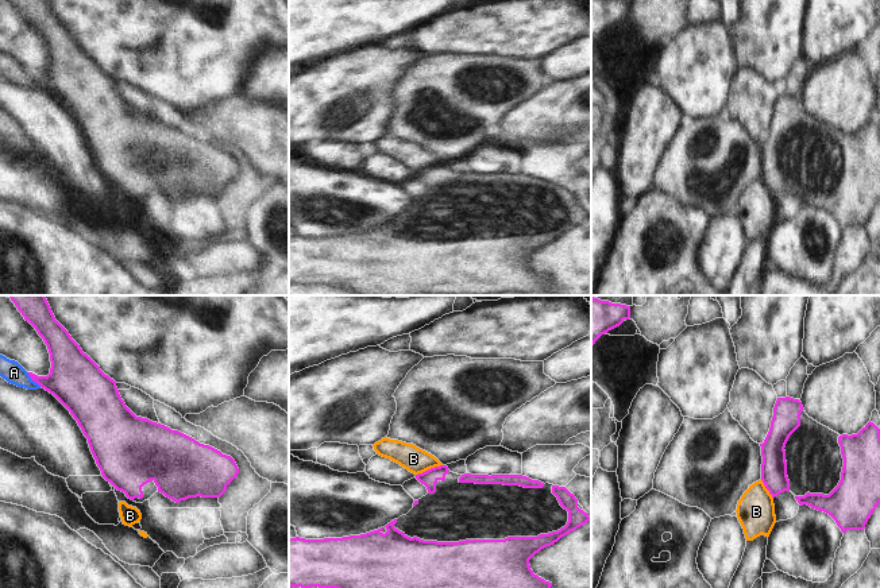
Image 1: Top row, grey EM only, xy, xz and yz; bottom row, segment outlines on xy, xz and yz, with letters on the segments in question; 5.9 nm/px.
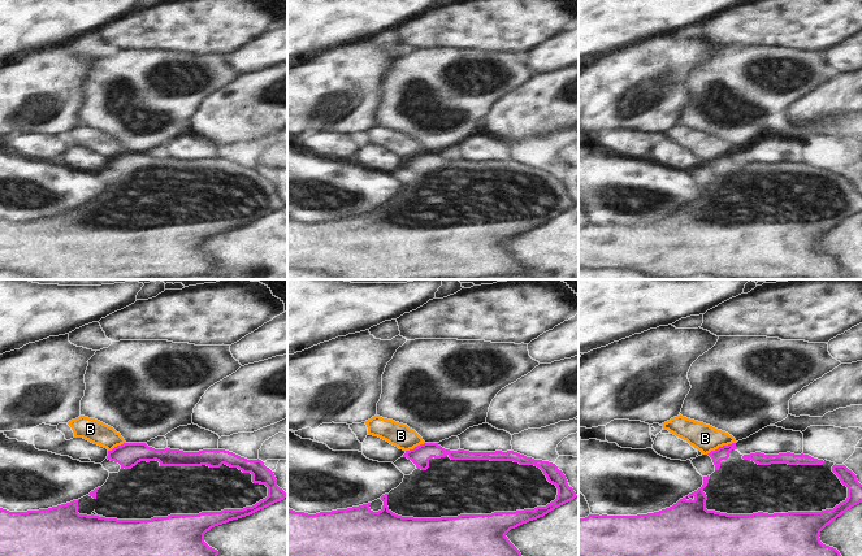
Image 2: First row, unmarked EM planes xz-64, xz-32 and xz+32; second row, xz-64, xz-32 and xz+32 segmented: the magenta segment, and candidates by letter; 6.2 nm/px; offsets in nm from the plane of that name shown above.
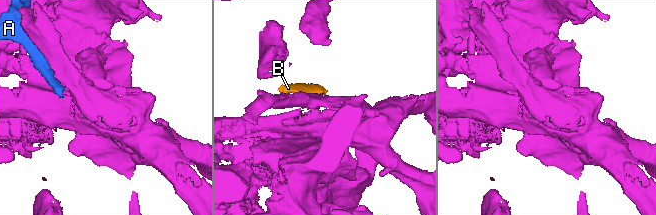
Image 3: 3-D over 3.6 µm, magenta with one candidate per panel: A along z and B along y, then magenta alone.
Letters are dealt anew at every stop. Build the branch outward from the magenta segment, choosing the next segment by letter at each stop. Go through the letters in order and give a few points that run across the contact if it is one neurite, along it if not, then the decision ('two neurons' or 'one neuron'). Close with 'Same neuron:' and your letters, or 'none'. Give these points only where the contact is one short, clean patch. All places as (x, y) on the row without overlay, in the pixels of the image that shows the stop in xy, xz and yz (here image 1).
A: two neurons
B: line xz (442, 162), (416, 173); two neurons
Same neuron: none

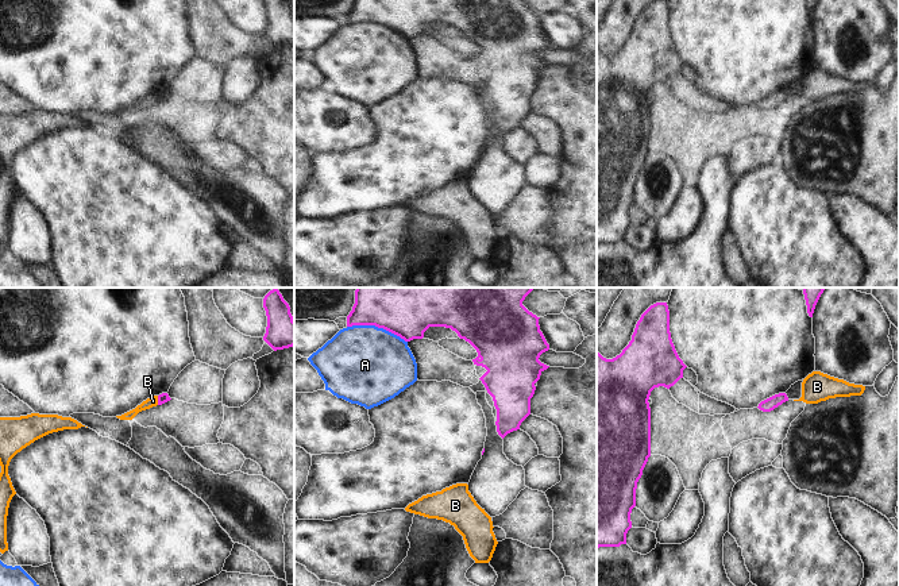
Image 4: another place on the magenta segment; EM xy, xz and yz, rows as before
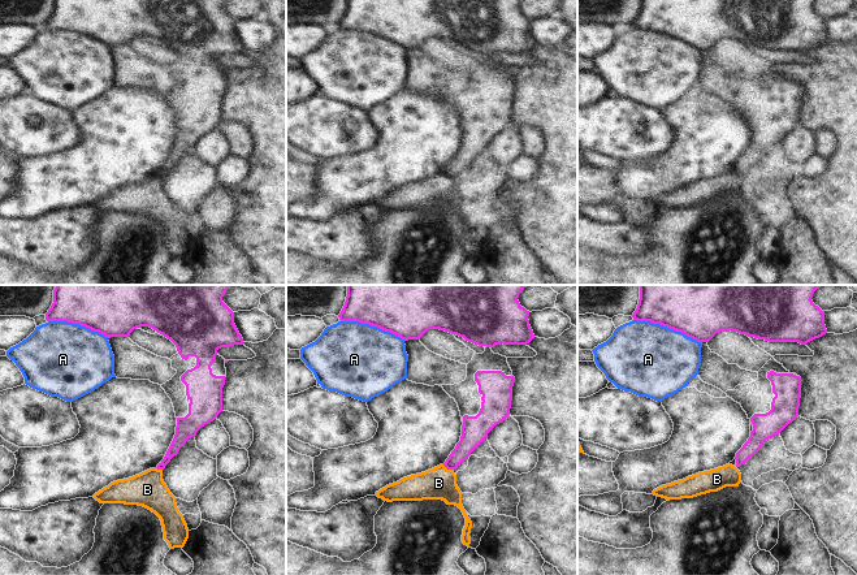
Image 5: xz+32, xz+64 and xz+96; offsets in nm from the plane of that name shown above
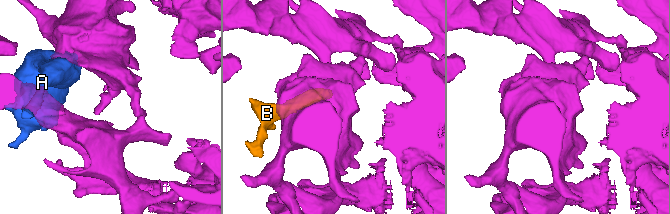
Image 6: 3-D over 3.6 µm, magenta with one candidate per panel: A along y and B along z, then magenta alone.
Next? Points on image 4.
A: two neurons
B: line xy (157, 93), (158, 101); two neurons
Same neuron: none

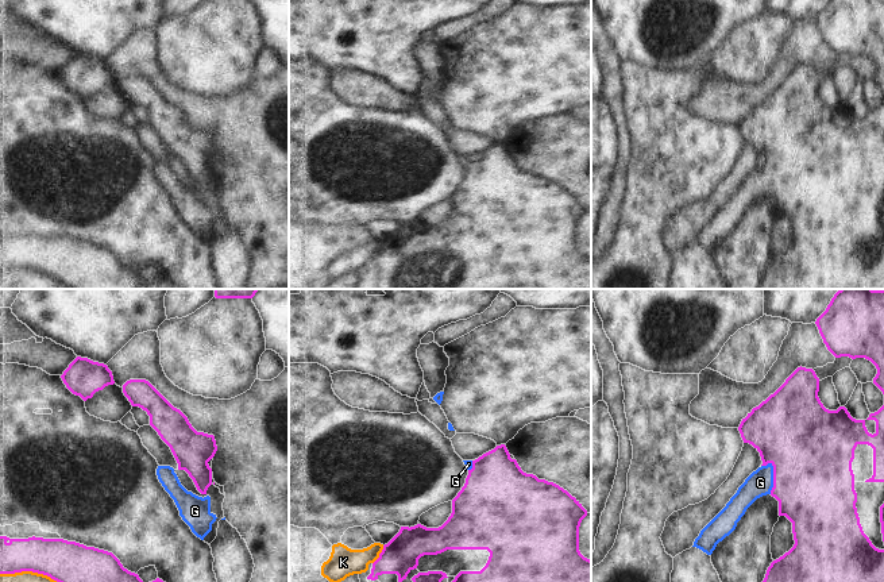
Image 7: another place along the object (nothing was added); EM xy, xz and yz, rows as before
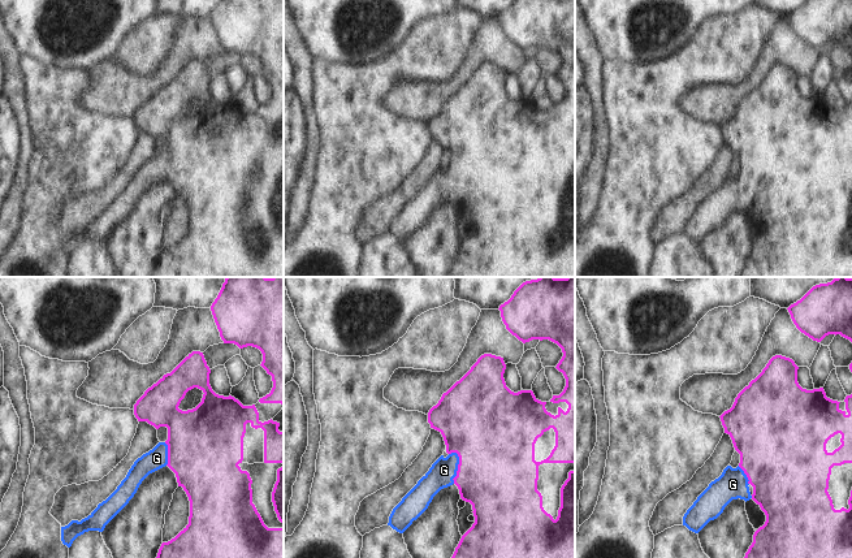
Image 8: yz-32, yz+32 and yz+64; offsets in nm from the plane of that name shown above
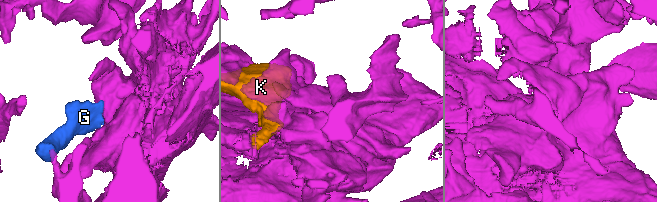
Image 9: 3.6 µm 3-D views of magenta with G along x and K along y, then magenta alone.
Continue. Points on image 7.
G: one neuron
K: two neurons
Same neuron: G

